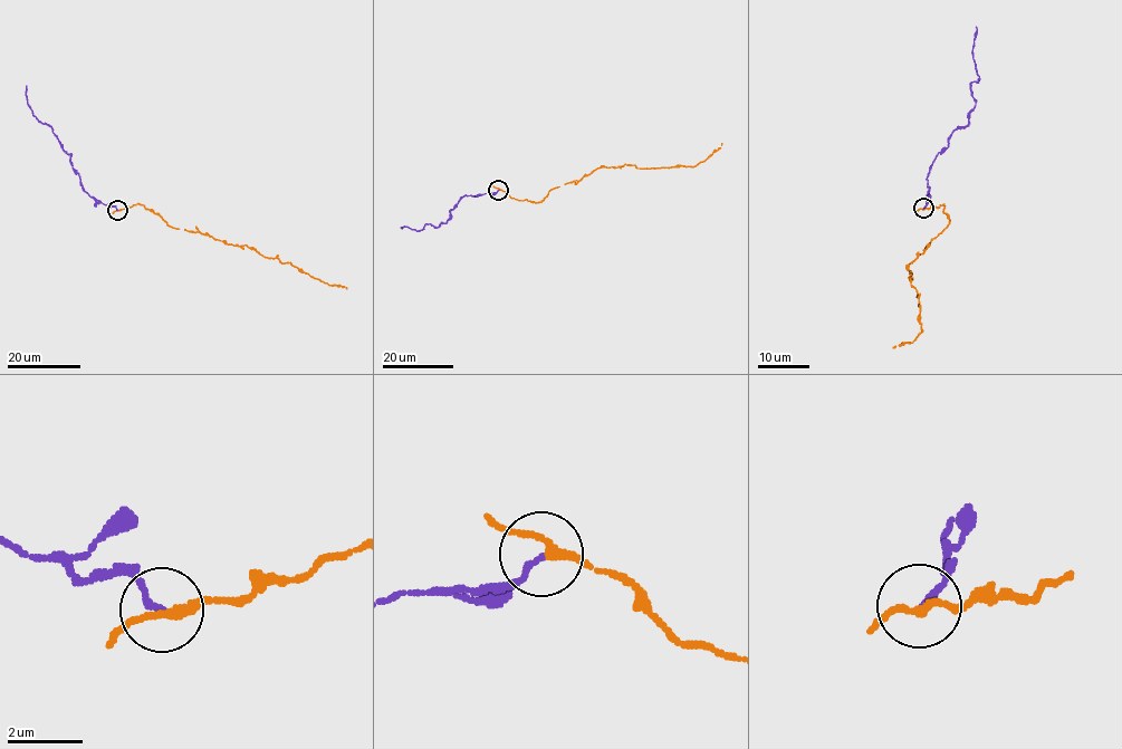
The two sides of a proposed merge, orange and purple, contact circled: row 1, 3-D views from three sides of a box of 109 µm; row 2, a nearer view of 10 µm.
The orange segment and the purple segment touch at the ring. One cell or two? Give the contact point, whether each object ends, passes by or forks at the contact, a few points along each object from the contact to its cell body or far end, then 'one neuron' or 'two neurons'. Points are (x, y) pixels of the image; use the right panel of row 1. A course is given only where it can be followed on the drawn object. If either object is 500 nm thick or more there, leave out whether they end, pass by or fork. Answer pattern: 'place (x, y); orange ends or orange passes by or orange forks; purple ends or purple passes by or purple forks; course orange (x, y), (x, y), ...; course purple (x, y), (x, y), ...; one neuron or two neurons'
place (923, 208); orange passes by; purple ends; course orange (923, 209), (942, 204), (949, 222), (909, 266), (910, 285), (919, 297), (922, 330), (913, 342), (893, 348); course purple (923, 209), (936, 157), (948, 146), (950, 134), (969, 123), (975, 105), (970, 85), (978, 80), (975, 27); one neuron

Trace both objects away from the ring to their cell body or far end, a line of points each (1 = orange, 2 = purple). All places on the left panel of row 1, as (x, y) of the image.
1: (118, 210), (143, 204), (171, 227), (246, 245), (346, 289)
2: (117, 210), (85, 191), (69, 154), (50, 126), (34, 114), (26, 86)

